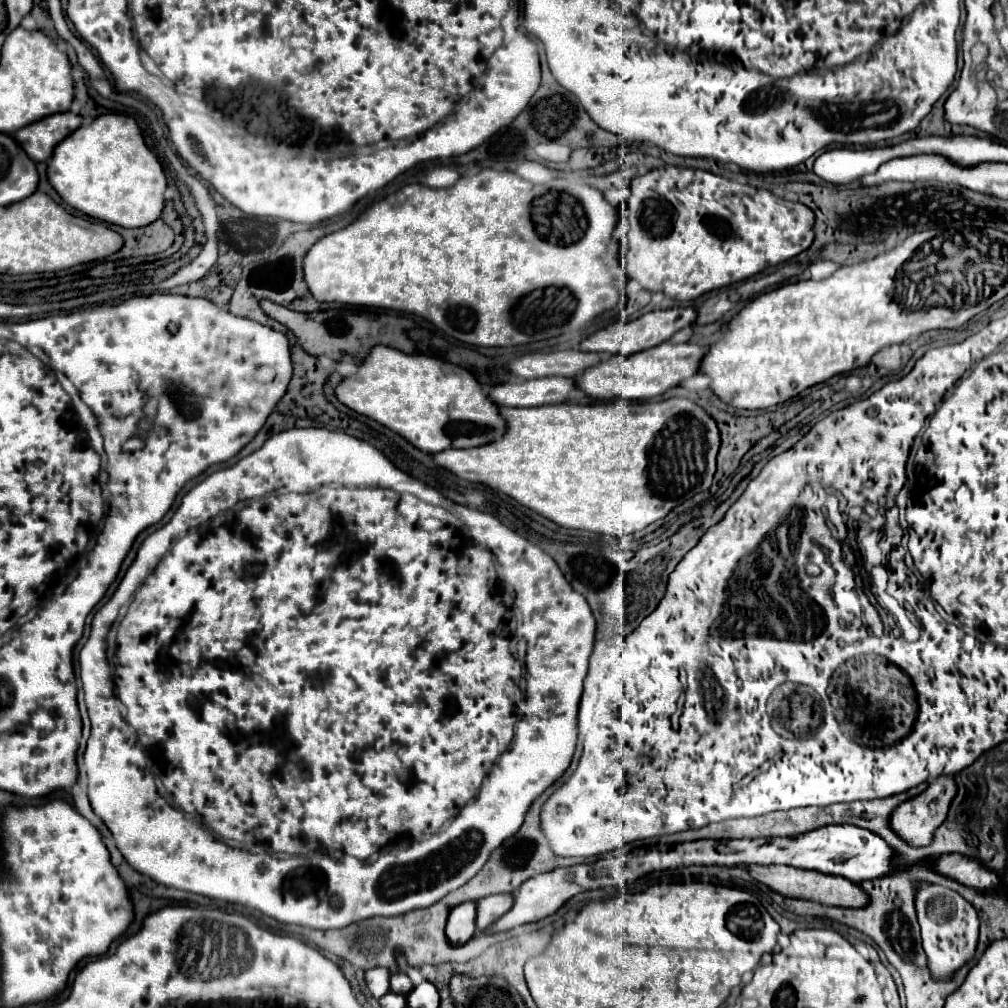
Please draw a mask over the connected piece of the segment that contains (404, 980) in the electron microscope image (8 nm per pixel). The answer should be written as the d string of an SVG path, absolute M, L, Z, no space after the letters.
M394 973L394 975L390 977L390 989L392 989L394 993L406 995L412 987L414 987L414 985L412 985L412 981L410 981L410 977L408 977L406 973Z

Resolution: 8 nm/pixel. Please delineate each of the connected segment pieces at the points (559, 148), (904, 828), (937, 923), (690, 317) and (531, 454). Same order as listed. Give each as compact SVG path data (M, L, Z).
M540 143L536 145L536 155L542 157L544 161L556 161L556 163L562 163L570 157L572 149L566 147L566 145L560 145L560 143Z
M946 775L938 777L922 793L914 795L912 799L900 803L894 809L894 813L890 817L890 827L894 829L896 835L900 835L900 839L908 841L908 845L912 845L912 847L926 846L932 841L936 829L946 819L954 795L956 795L954 779L946 777Z
M914 883L916 913L922 929L922 945L934 977L948 977L968 963L978 943L978 913L971 903L954 891L932 883Z
M692 305L692 307L672 307L672 309L664 309L664 311L652 311L652 313L642 315L636 321L616 323L616 325L610 325L606 329L596 331L592 337L584 339L578 349L580 351L612 353L612 355L632 355L632 353L638 353L638 351L644 351L644 349L650 349L650 347L656 347L656 345L668 341L676 331L680 331L682 327L692 325L696 321L696 315L698 315L696 305Z
M674 397L646 403L616 399L592 405L562 403L530 409L500 407L500 413L506 419L506 433L498 441L474 449L446 449L434 455L434 461L466 481L484 483L510 495L560 527L614 537L632 535L666 517L696 493L708 491L716 473L718 425L706 409L690 399Z

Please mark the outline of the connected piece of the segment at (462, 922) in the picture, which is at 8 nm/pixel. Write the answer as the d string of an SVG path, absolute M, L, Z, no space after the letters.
M466 901L452 909L446 923L446 937L452 945L464 945L476 933L476 901Z

